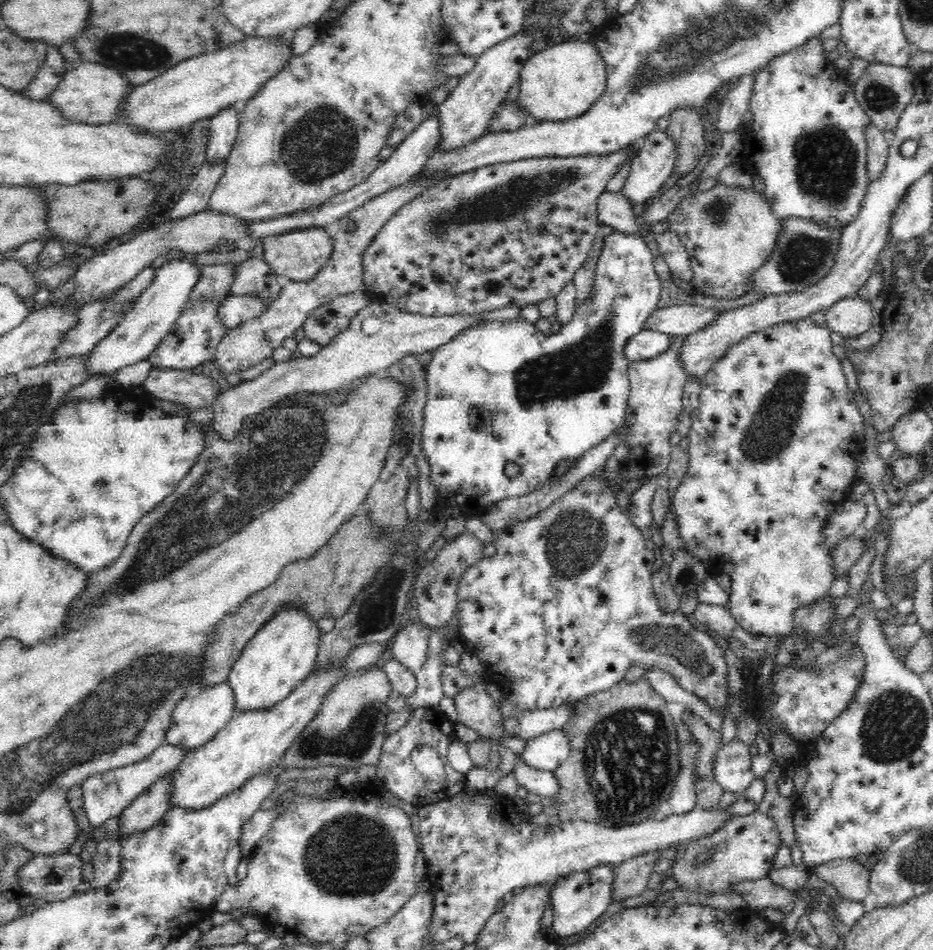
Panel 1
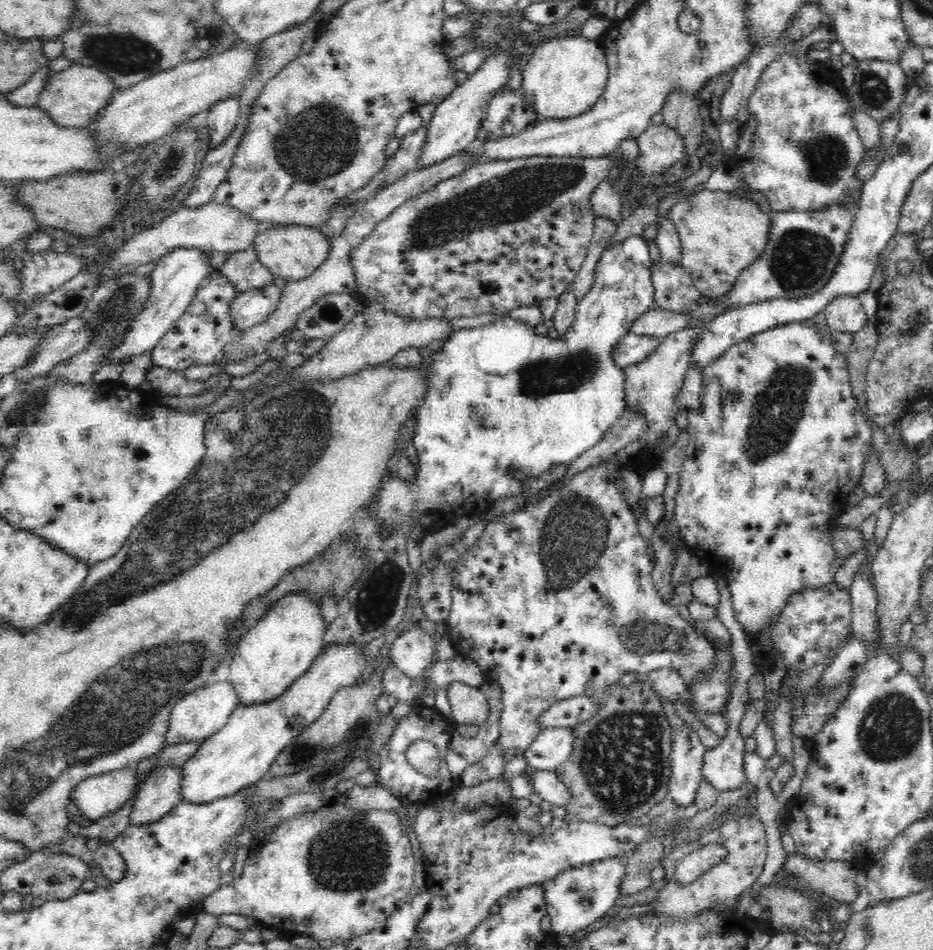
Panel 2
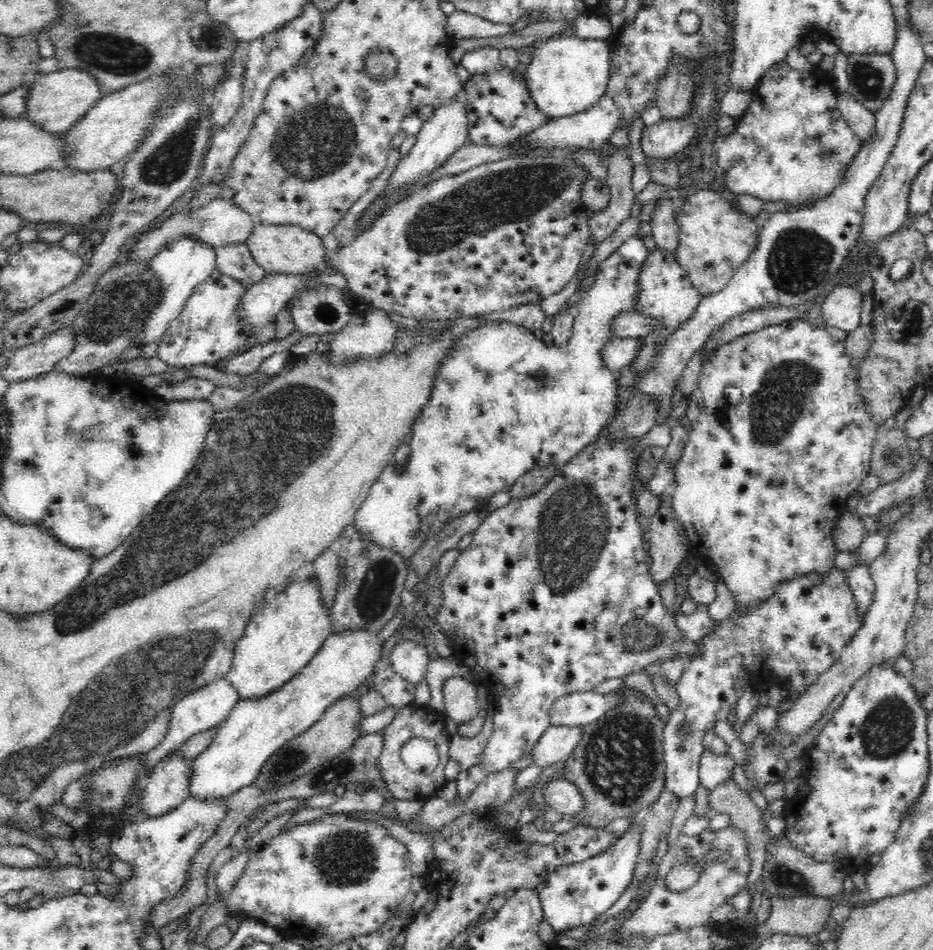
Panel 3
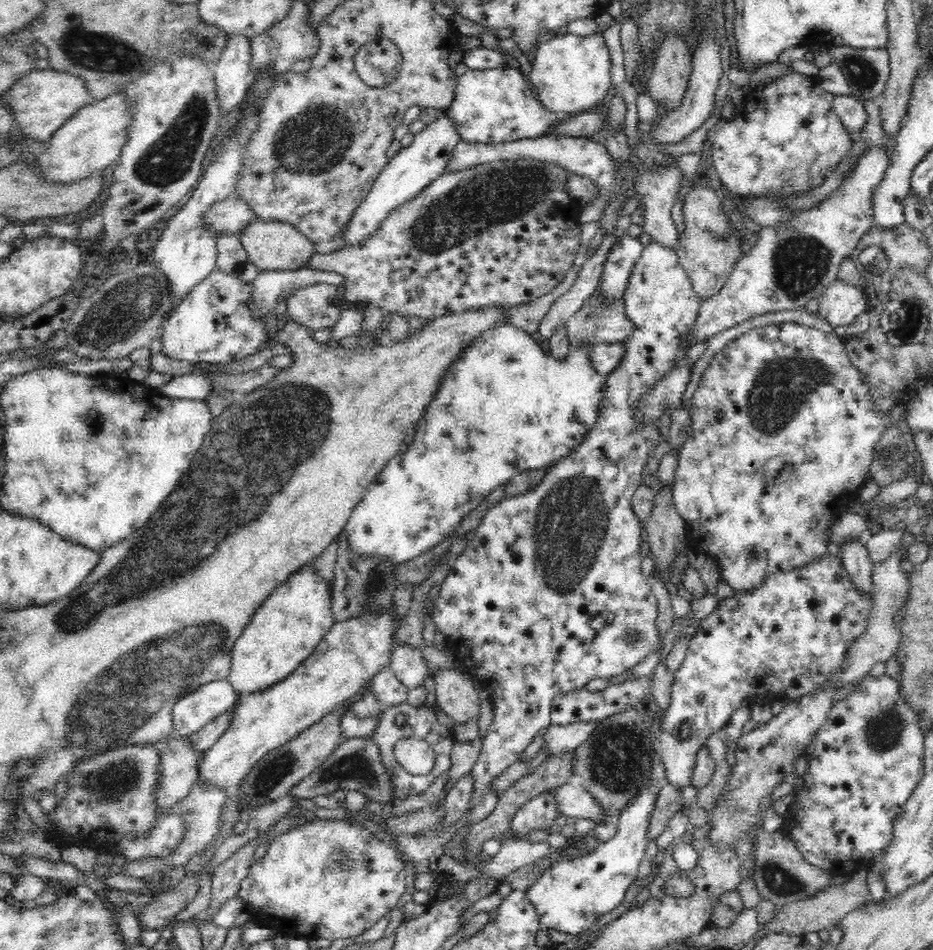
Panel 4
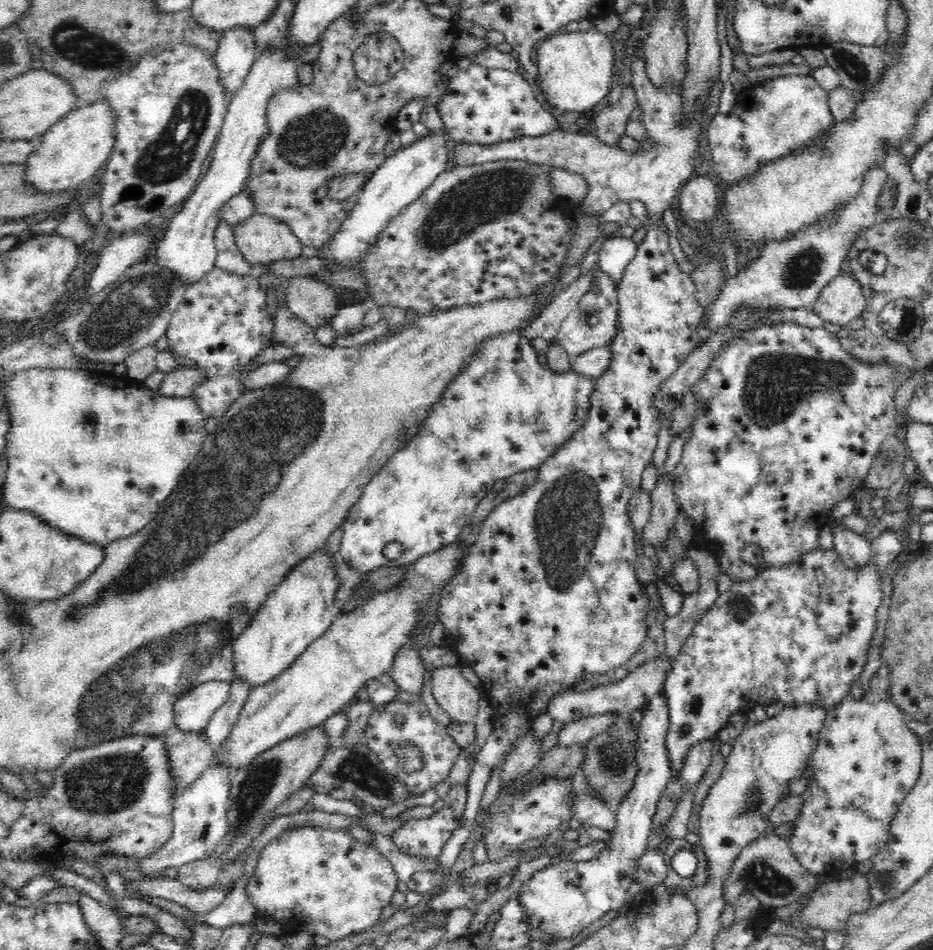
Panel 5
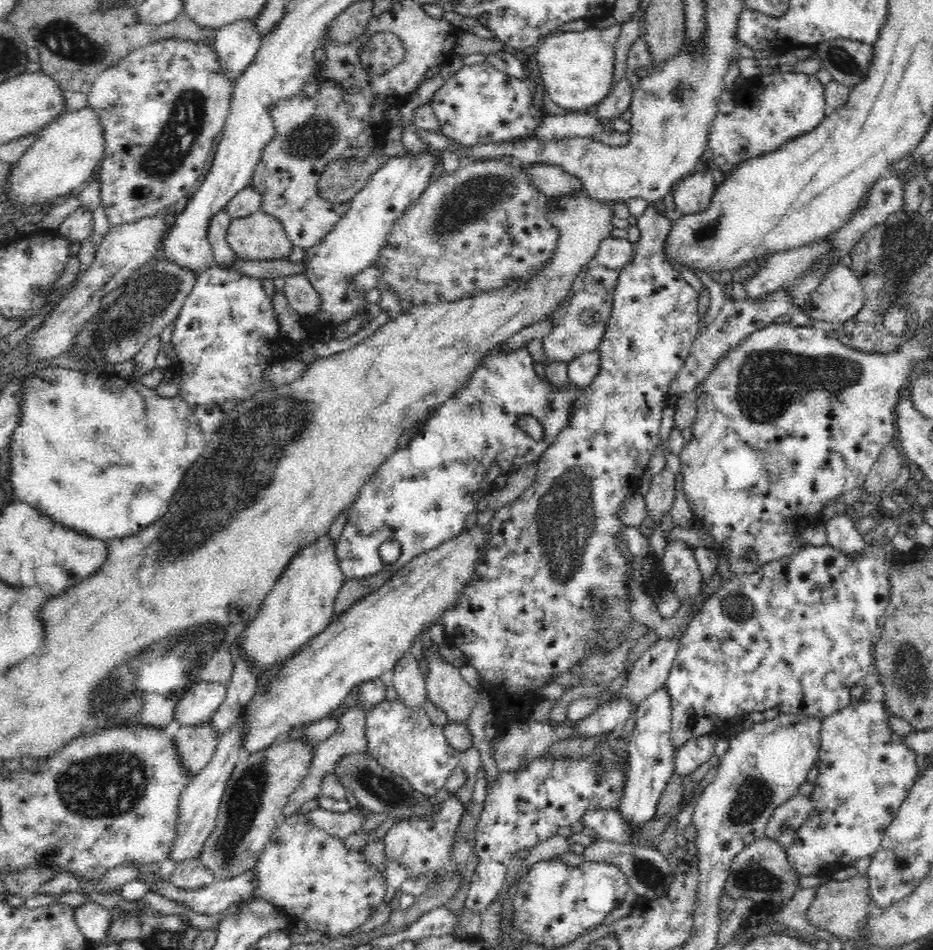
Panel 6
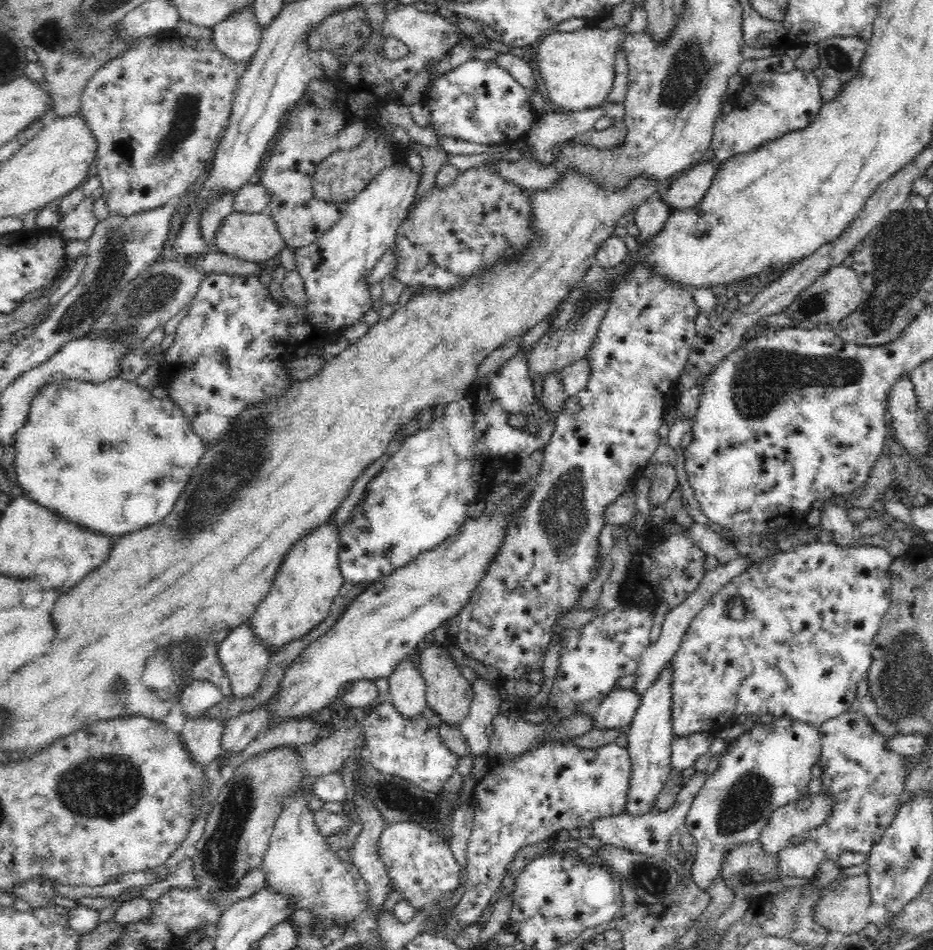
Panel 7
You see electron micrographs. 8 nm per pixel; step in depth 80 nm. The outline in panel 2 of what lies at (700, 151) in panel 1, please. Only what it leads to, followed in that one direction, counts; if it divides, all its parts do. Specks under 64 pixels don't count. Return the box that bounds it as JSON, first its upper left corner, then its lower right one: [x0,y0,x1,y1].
[661,90,702,156]

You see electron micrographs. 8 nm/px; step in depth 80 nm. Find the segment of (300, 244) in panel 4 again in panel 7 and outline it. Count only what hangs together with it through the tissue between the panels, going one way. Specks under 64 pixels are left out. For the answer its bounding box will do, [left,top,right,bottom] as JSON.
[213,212,286,263]

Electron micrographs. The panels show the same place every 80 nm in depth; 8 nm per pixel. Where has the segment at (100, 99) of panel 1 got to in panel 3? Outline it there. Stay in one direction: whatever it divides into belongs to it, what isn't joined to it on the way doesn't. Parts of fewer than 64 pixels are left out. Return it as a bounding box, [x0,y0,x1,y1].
[25,68,102,133]

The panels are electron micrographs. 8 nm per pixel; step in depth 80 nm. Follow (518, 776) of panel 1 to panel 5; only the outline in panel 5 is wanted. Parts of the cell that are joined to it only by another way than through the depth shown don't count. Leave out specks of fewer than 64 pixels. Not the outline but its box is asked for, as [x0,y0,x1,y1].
[573,793,616,834]

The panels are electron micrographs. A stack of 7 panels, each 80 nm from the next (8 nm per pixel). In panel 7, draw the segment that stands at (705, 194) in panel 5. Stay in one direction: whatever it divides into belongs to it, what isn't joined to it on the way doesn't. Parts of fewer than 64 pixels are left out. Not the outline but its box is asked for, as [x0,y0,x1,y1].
[665,161,715,210]

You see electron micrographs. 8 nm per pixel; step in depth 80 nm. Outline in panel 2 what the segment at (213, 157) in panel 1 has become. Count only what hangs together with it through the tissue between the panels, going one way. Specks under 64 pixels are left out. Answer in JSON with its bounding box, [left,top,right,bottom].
[203,97,239,149]

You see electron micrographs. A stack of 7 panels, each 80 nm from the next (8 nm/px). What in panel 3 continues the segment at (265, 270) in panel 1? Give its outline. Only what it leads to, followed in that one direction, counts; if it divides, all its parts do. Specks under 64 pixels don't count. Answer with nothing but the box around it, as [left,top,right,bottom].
[215,243,265,289]

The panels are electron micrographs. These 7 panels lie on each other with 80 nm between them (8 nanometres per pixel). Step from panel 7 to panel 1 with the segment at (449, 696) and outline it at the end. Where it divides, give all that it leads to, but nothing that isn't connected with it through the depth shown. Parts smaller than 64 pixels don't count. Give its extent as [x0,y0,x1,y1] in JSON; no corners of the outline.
[453,689,513,741]

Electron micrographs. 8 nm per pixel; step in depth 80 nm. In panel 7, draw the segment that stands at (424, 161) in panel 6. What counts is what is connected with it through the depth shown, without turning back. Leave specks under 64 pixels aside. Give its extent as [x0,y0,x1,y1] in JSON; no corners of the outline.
[157,164,421,446]

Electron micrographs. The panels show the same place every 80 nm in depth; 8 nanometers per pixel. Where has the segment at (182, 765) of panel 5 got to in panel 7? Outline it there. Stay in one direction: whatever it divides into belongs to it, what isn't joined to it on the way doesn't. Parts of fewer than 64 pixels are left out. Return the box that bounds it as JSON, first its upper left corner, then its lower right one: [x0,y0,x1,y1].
[179,716,224,767]

